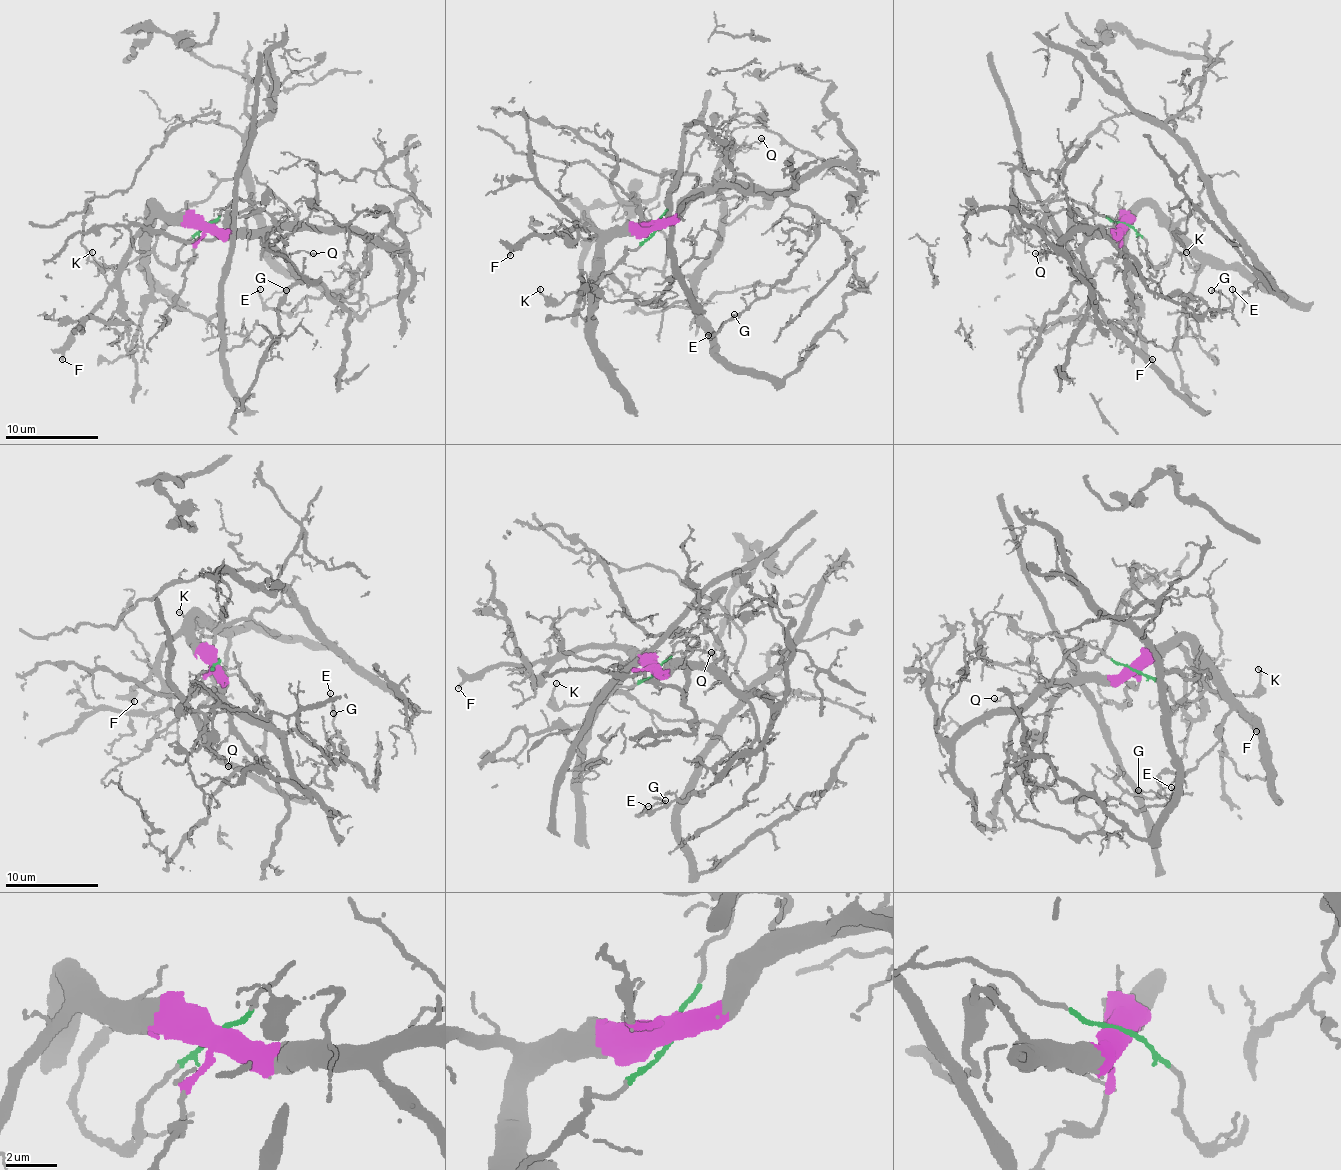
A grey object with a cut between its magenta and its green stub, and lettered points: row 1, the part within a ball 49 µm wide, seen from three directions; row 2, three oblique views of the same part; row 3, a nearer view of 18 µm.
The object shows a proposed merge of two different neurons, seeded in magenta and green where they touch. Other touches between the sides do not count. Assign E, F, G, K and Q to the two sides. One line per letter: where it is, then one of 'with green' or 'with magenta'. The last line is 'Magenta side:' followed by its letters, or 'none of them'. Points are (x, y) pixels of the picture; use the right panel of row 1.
E: at (1232, 289); with magenta
F: at (1152, 359); with magenta
G: at (1211, 290); with magenta
K: at (1186, 252); with green
Q: at (1035, 253); with magenta
Magenta side: E, F, G, Q

